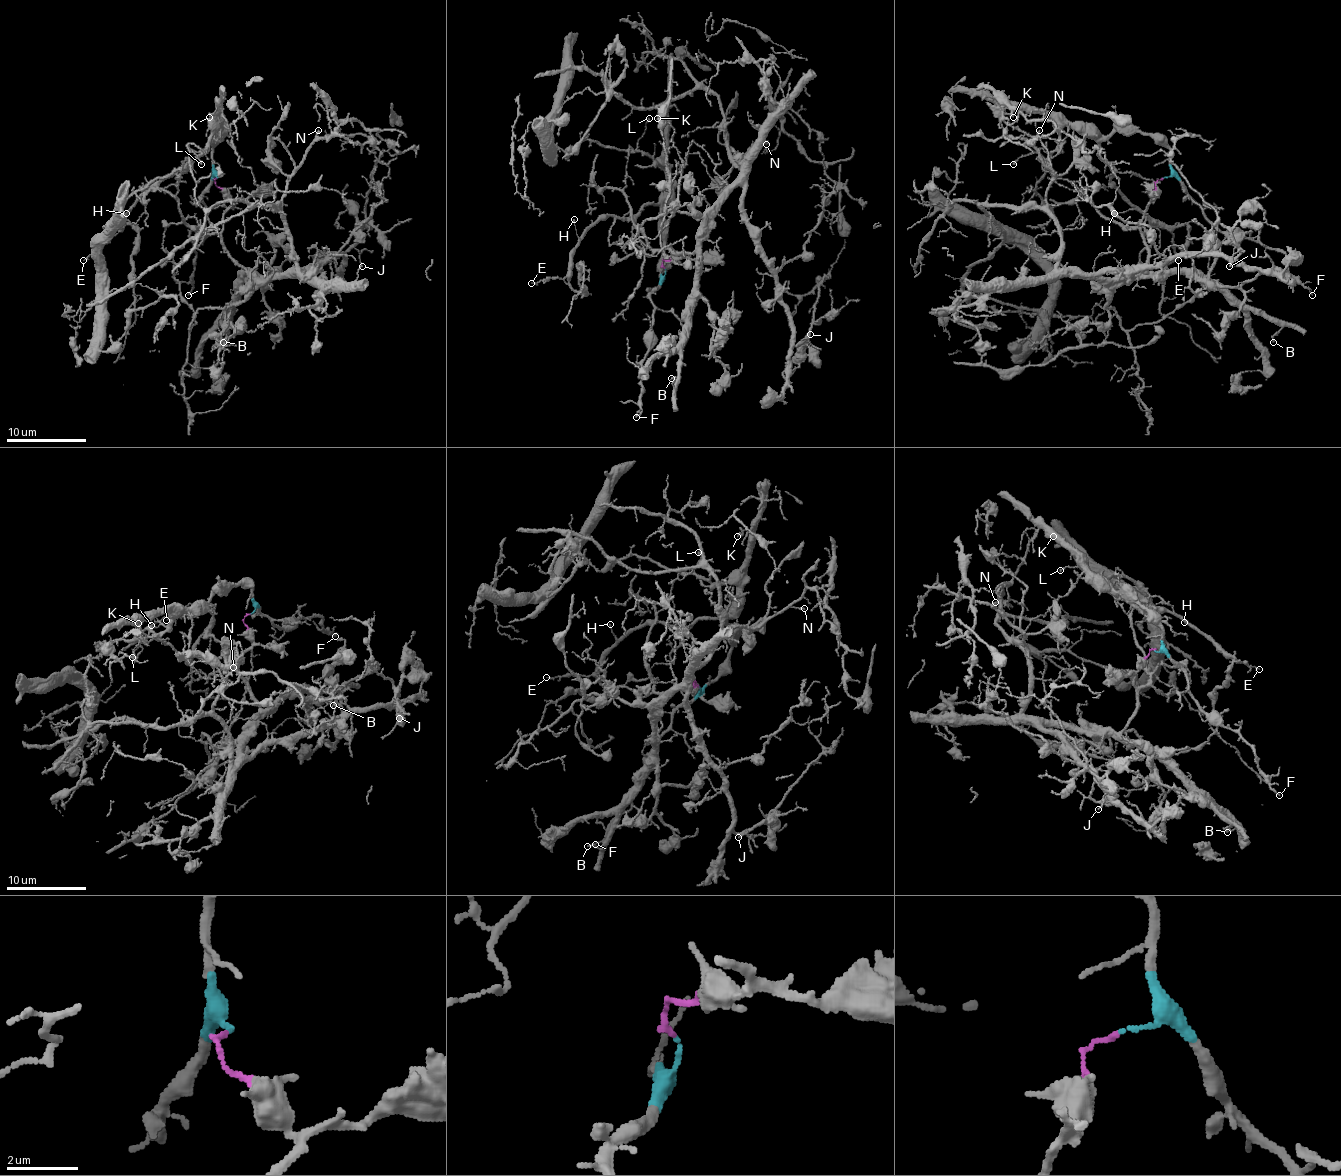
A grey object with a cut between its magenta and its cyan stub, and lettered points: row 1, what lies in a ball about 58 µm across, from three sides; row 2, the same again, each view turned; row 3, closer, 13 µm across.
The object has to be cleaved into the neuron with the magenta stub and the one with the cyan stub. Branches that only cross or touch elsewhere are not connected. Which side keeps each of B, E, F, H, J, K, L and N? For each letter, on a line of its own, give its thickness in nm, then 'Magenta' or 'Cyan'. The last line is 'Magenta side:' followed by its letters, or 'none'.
B: Thickness 140 nm. Magenta
E: Thickness 140 nm. Cyan
F: Thickness 120 nm. Cyan
H: Thickness 130 nm. Cyan
J: Thickness 120 nm. Magenta
K: Thickness 160 nm. Cyan
L: Thickness 130 nm. Cyan
N: Thickness 100 nm. Magenta
Magenta side: B, J, N

